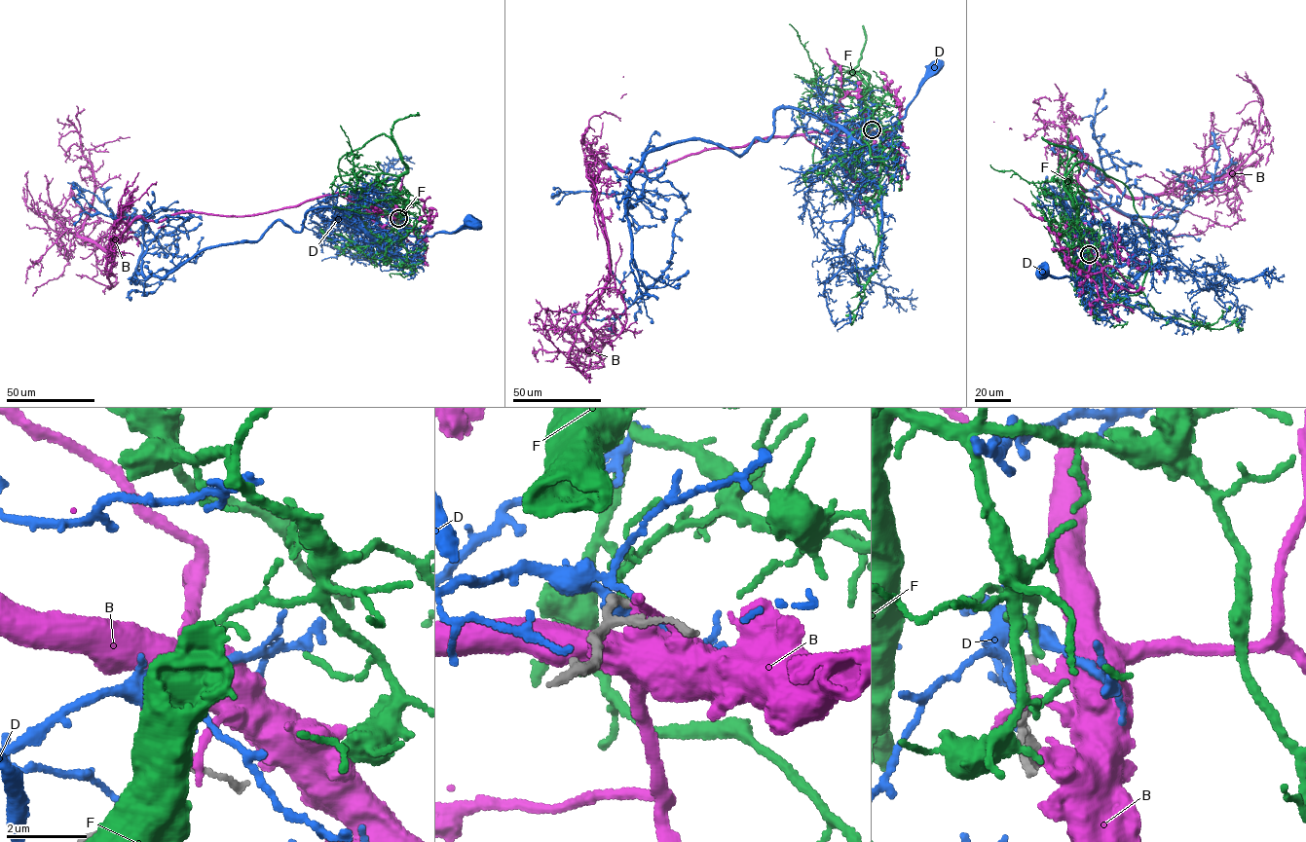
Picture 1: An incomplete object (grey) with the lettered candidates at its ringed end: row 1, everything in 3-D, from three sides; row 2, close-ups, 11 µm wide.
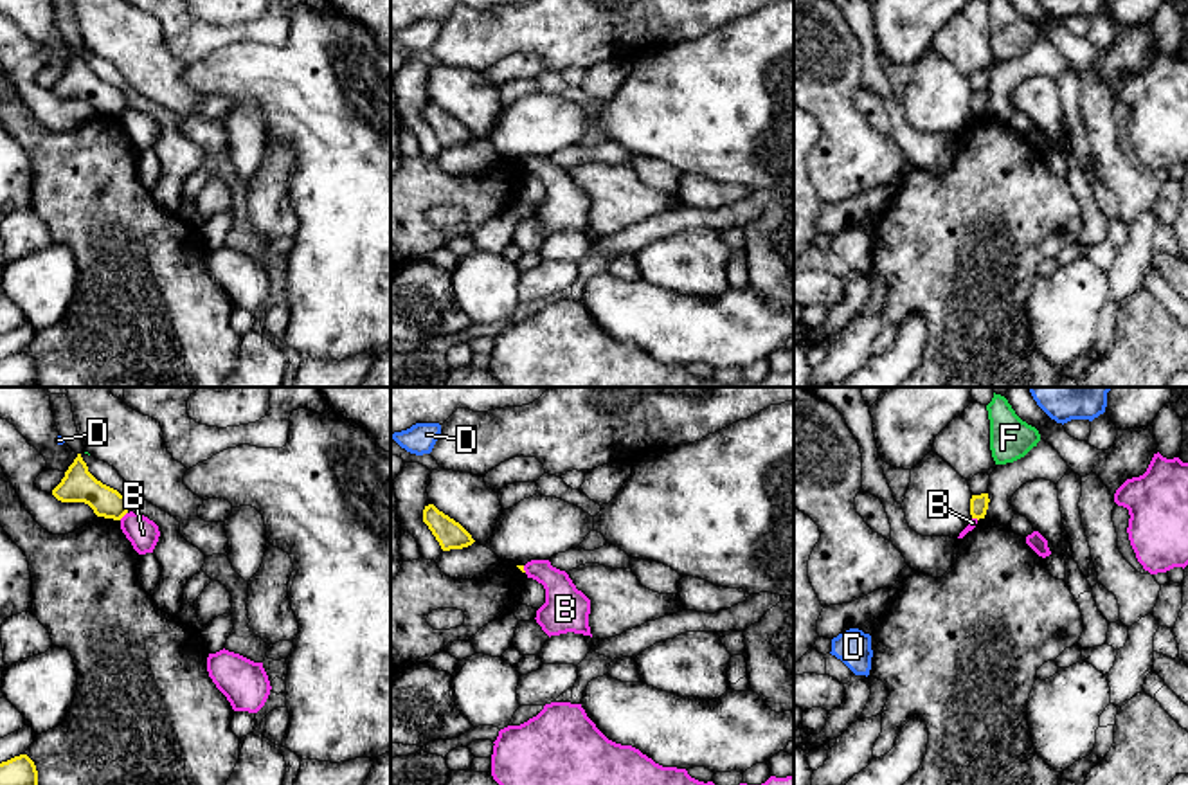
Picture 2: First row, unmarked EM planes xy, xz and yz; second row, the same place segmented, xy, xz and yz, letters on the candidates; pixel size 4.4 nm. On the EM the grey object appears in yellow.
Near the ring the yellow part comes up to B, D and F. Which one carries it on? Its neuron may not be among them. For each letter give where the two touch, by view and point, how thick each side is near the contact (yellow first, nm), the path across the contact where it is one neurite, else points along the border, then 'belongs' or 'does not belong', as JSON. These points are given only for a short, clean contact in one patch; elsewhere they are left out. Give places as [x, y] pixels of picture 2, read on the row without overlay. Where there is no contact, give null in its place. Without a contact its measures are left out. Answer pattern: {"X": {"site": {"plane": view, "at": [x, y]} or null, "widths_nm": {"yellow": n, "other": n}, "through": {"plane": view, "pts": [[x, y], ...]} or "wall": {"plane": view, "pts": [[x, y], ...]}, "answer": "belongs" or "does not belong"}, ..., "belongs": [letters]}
{"B": {"site": {"plane": "xy", "at": [123, 112]}, "widths_nm": {"yellow": 150, "other": 140}, "wall": {"plane": "xy", "pts": [[126, 108], [119, 116]]}, "answer": "does not belong"}, "D": {"site": null, "answer": "does not belong"}, "F": {"site": null, "answer": "belongs"}, "belongs": ["F"]}

